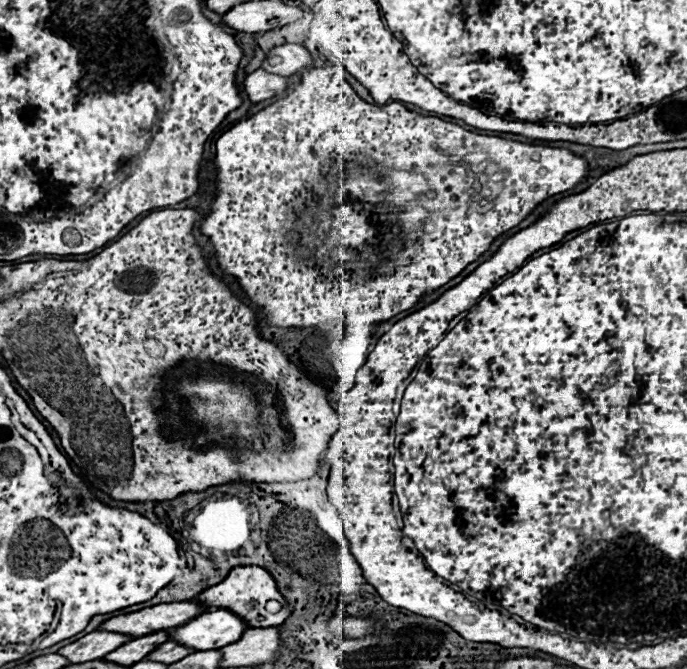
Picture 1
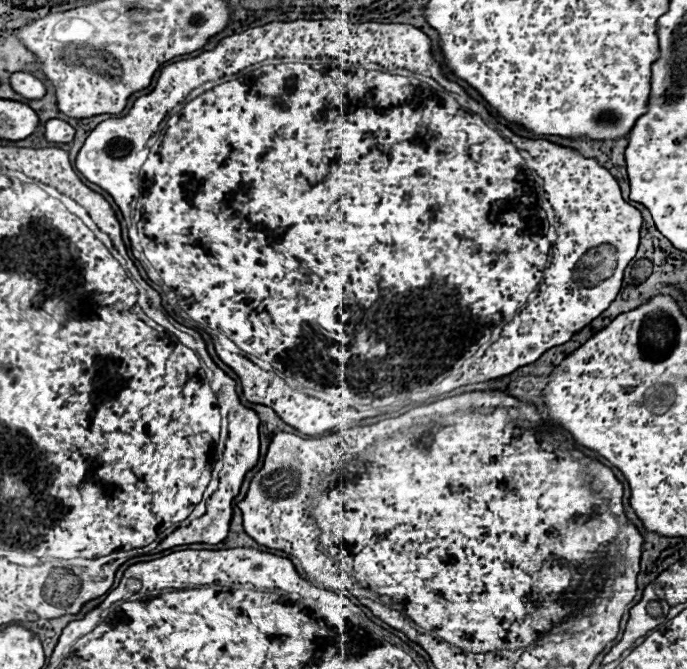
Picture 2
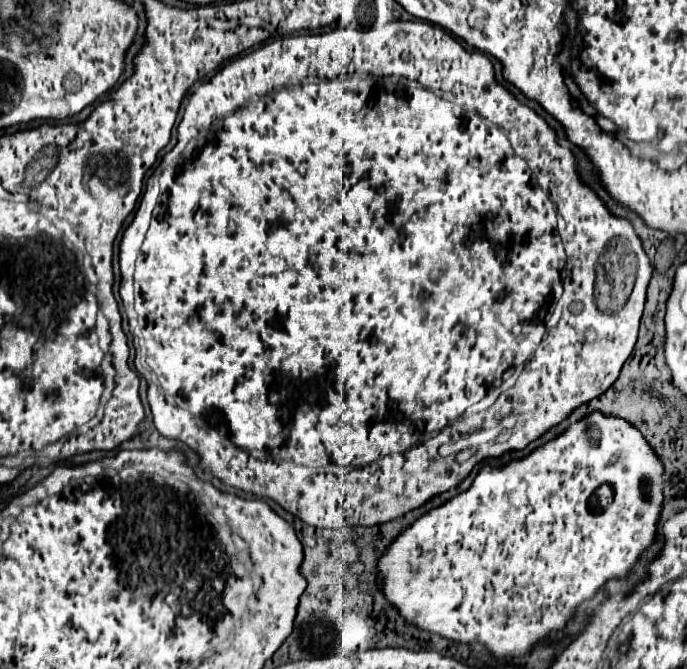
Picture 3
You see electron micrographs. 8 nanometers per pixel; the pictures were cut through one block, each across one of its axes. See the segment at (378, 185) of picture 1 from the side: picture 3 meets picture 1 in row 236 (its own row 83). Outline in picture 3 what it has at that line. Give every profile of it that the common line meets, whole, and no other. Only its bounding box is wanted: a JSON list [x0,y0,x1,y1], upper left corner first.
[119,14,652,528]

